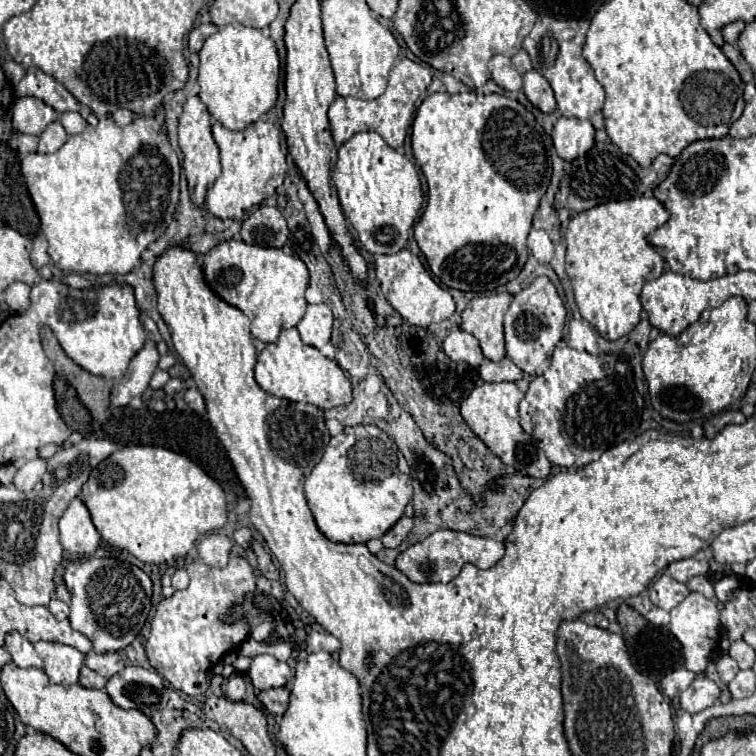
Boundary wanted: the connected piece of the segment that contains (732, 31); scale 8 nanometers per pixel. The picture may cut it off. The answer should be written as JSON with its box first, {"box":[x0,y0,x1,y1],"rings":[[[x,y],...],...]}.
{"box":[724,23,744,45],"rings":[[[730,23],[730,25],[726,25],[724,27],[724,41],[726,43],[730,43],[730,45],[736,45],[736,41],[738,41],[738,37],[740,37],[740,33],[744,31],[744,23]]]}

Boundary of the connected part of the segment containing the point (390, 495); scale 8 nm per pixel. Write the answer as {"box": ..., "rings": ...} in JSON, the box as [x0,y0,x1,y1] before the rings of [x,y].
{"box":[304,425,412,543],"rings":[[[372,425],[344,427],[340,435],[330,439],[322,459],[310,471],[304,483],[306,501],[320,533],[336,543],[366,543],[368,539],[382,537],[404,515],[404,507],[412,499],[412,483],[408,471],[410,467],[404,455],[382,429]]]}

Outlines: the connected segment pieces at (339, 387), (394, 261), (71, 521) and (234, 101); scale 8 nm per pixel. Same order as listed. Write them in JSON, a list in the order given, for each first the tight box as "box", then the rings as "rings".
[{"box":[254,327,352,409],"rings":[[[294,327],[284,329],[276,343],[268,343],[258,353],[254,373],[256,373],[256,383],[266,393],[284,397],[288,401],[304,401],[320,409],[332,409],[352,401],[352,383],[346,379],[338,363],[326,359],[318,349],[306,345]]]},{"box":[374,249,456,327],"rings":[[[402,249],[394,255],[382,255],[376,259],[374,265],[376,265],[376,279],[380,281],[380,291],[408,323],[416,327],[428,327],[432,323],[448,319],[454,313],[456,305],[452,295],[432,281],[430,273],[424,269],[420,259],[412,251]]]},{"box":[60,497,100,555],"rings":[[[80,497],[70,503],[60,519],[60,541],[66,551],[78,555],[92,555],[100,545],[100,533]]]},{"box":[198,23,280,131],"rings":[[[240,23],[220,27],[204,41],[198,55],[198,97],[206,105],[206,111],[226,129],[240,131],[246,125],[258,121],[260,115],[264,115],[270,107],[274,107],[278,97],[280,61],[274,41],[262,35],[260,29],[244,27]]]}]

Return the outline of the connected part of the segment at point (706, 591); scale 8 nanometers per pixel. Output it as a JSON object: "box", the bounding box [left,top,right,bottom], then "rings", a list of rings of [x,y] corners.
{"box":[686,577,714,599],"rings":[[[694,577],[694,579],[690,579],[686,585],[688,585],[690,591],[698,591],[698,593],[702,593],[704,597],[714,599],[714,587],[712,587],[712,583],[708,581],[708,577]]]}

